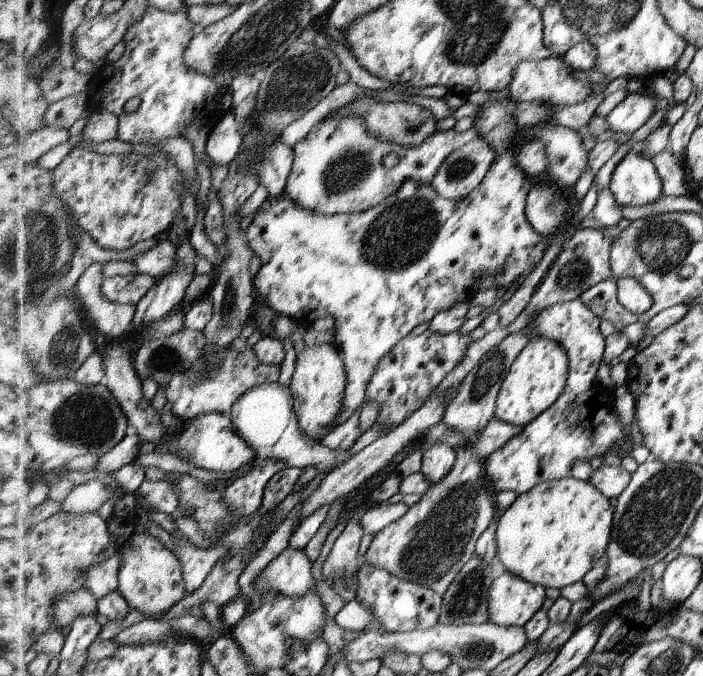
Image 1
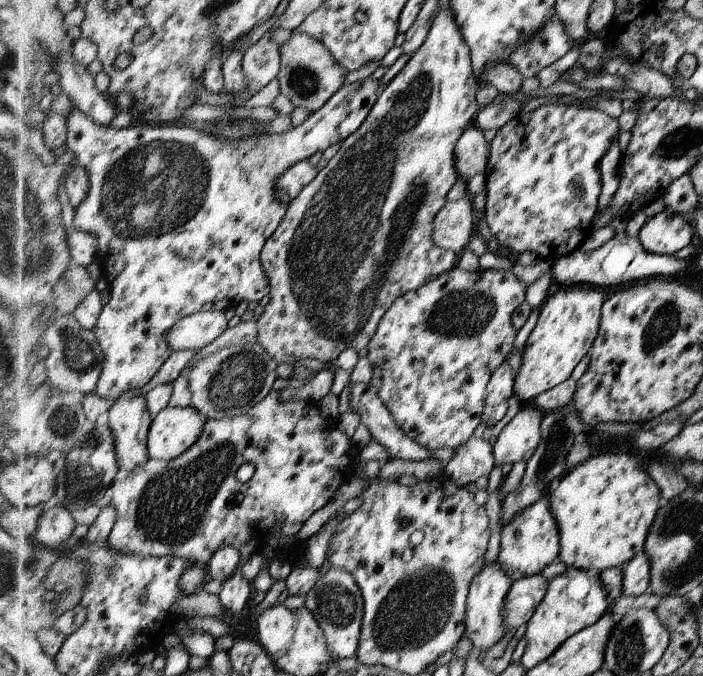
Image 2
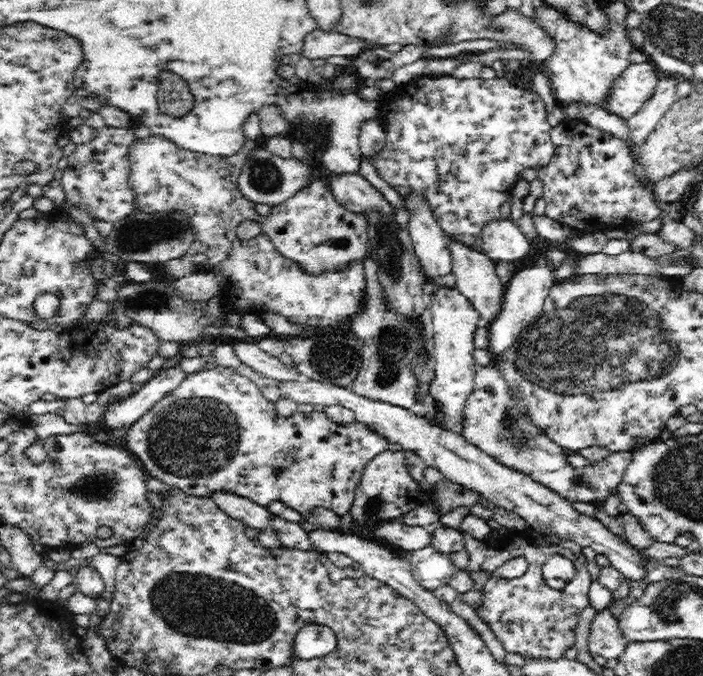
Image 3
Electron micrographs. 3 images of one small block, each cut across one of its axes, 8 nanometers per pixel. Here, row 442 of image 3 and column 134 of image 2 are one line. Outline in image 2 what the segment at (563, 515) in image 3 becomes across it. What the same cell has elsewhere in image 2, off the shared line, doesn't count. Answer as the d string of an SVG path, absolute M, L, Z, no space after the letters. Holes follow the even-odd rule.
M139 390L126 392L120 400L116 400L112 411L110 412L110 426L116 434L116 443L118 444L118 460L123 473L134 472L140 466L146 466L151 460L148 452L148 438L155 423L155 417L152 416L148 407L148 393L143 395Z

